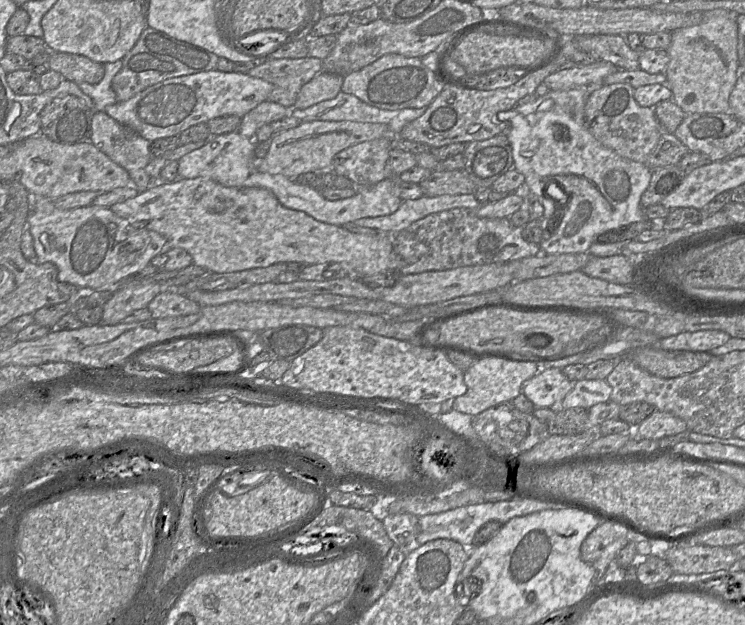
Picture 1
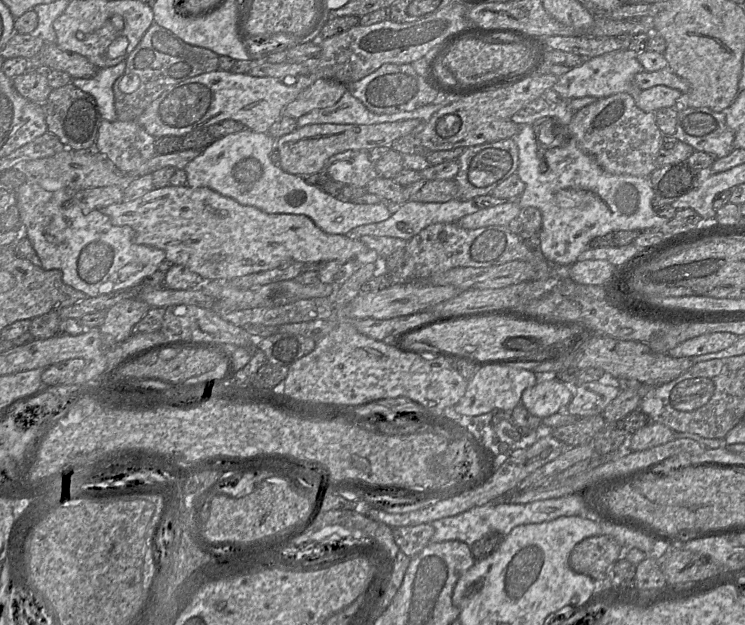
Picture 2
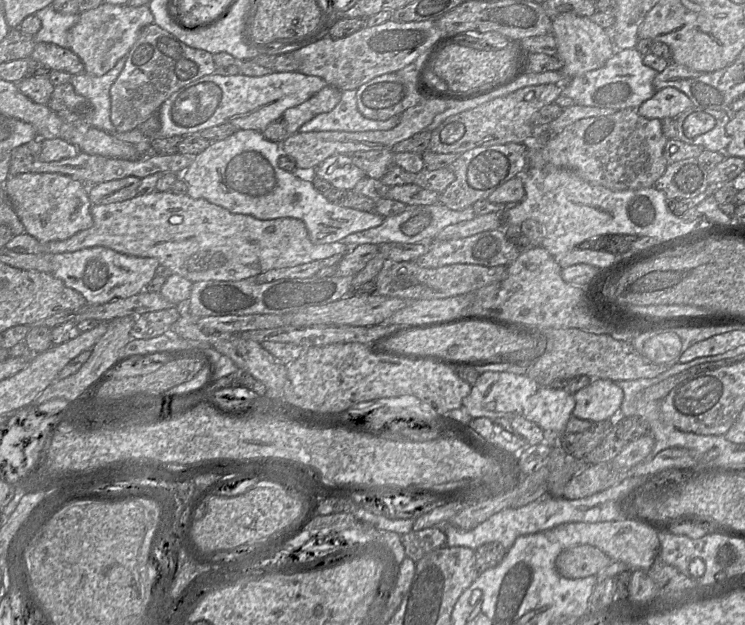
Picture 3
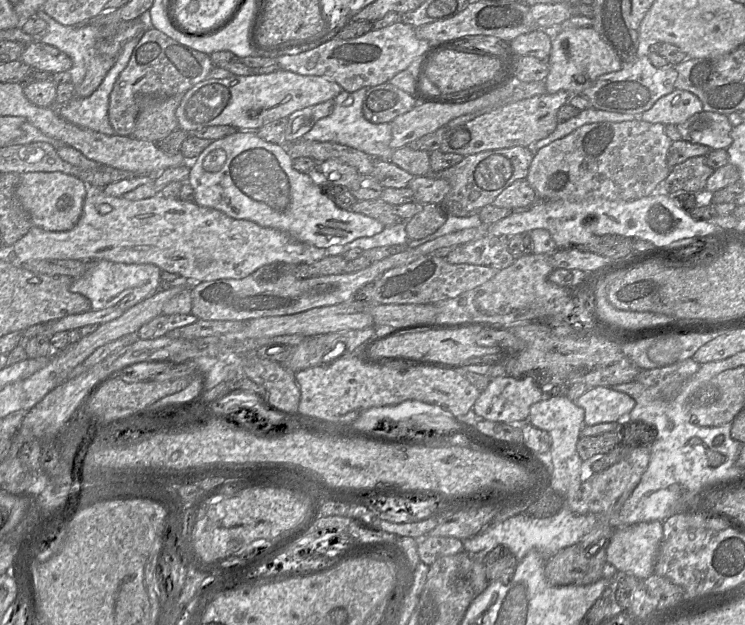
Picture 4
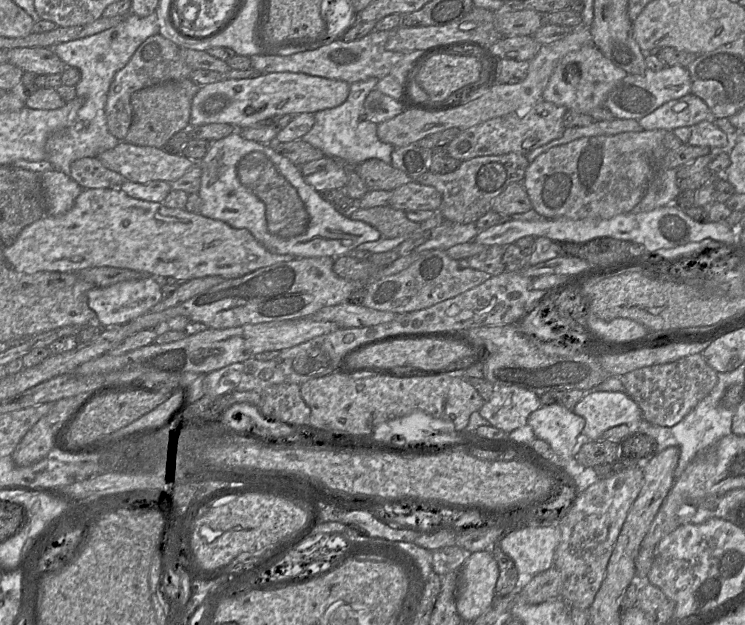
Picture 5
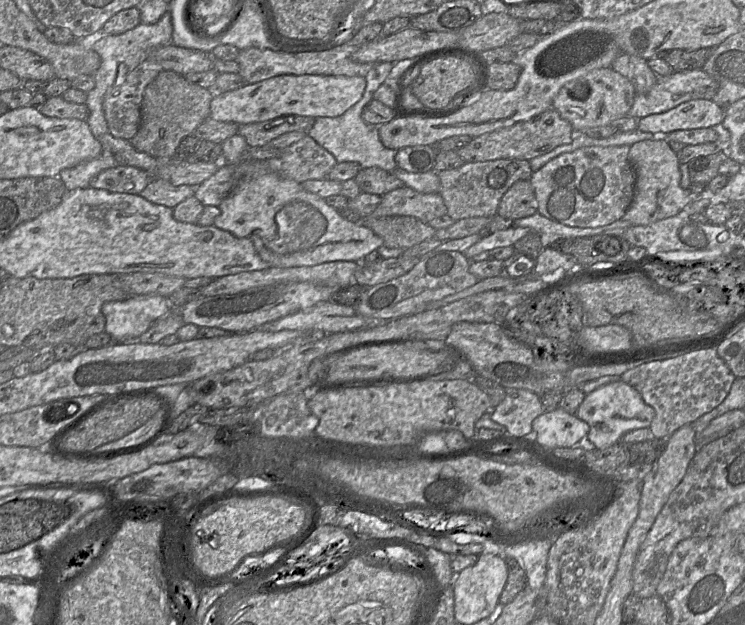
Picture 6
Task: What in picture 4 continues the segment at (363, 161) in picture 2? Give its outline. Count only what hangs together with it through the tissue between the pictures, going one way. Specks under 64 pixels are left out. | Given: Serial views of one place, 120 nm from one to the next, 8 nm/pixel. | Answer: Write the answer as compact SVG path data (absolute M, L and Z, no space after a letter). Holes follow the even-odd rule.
M336 159L316 163L308 172L310 179L318 186L333 184L348 190L358 175L360 174L353 167Z

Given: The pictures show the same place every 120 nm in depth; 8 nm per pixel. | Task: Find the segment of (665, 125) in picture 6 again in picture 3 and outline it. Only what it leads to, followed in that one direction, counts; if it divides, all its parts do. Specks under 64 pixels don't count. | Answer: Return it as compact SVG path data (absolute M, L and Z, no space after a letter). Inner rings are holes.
M674 87L656 90L654 95L638 107L638 113L648 119L674 118L693 107L691 99Z

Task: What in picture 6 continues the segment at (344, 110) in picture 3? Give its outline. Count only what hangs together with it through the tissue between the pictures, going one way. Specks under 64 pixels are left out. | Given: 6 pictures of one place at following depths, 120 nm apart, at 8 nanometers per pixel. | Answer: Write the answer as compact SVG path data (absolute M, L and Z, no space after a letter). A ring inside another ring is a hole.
M379 62L366 74L366 87L361 99L338 117L317 117L308 136L330 152L336 161L355 162L361 169L378 167L393 172L396 169L397 150L385 147L378 134L378 127L364 122L362 113L365 106L373 99L374 92L383 84L393 67L392 62Z

